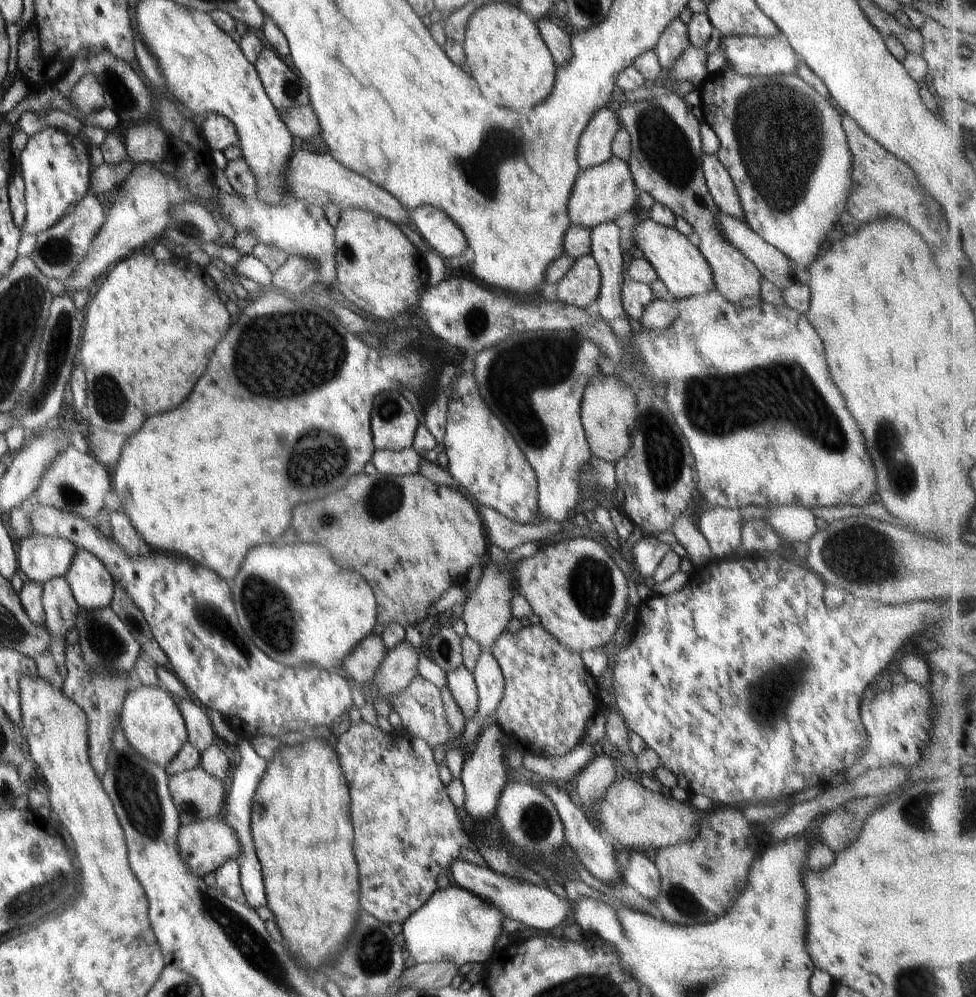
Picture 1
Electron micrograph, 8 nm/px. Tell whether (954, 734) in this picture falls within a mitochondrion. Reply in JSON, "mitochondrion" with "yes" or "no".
{"mitochondrion":"no"}

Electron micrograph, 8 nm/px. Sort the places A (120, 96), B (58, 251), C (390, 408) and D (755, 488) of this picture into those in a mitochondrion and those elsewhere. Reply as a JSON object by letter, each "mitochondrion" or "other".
{"A":"mitochondrion","B":"mitochondrion","C":"mitochondrion","D":"other"}

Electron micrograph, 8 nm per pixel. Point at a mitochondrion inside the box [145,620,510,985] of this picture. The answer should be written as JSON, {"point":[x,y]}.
{"point":[373,953]}

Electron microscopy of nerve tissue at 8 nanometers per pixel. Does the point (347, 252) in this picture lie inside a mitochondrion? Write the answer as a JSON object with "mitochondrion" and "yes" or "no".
{"mitochondrion":"yes"}

